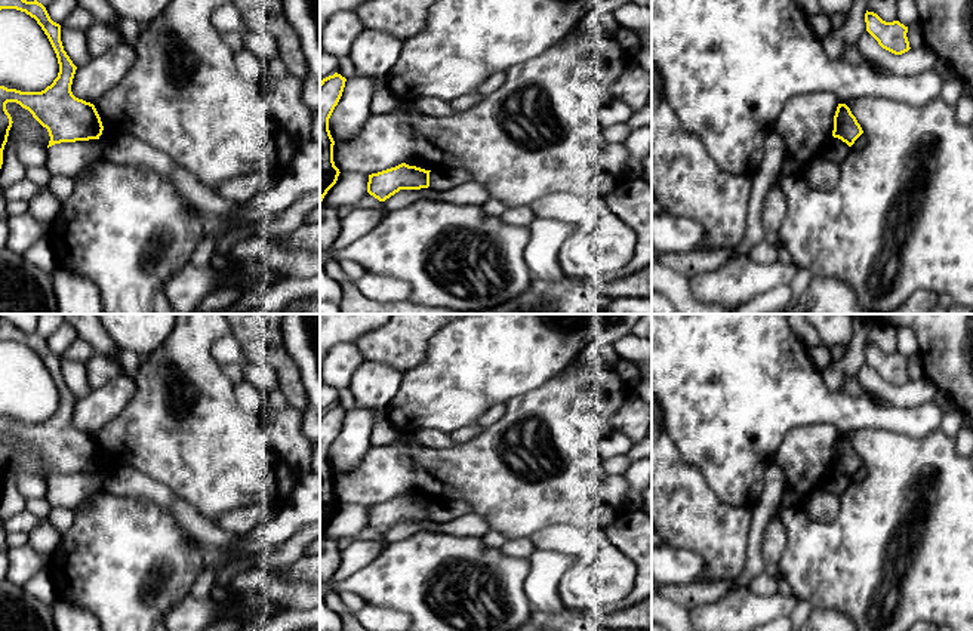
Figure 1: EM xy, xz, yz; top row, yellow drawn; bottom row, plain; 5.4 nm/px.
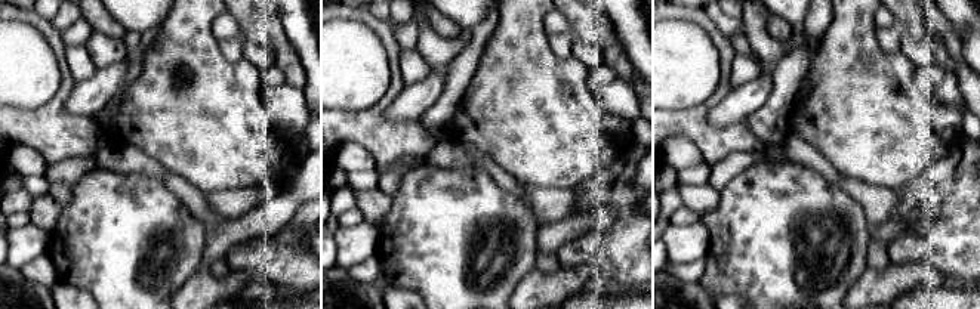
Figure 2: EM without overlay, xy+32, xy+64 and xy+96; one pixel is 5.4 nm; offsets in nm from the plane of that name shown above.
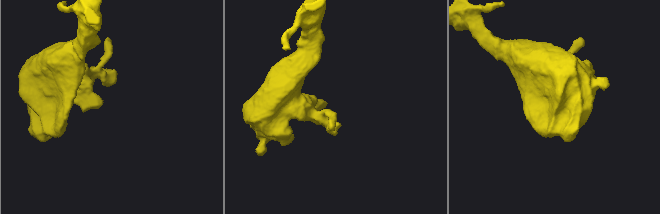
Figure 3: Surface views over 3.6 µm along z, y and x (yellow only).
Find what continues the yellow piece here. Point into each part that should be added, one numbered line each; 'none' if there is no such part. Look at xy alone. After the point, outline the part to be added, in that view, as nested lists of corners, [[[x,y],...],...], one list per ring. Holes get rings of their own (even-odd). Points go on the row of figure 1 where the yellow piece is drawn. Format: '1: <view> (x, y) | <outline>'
none

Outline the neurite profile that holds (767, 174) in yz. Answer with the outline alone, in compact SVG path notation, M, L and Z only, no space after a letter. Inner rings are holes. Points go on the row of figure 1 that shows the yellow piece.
M772 130L764 142L764 157L758 170L751 176L751 196L746 207L746 231L739 244L732 247L732 258L746 256L758 243L766 240L763 225L763 206L769 188L779 179L785 158L785 142L782 136Z

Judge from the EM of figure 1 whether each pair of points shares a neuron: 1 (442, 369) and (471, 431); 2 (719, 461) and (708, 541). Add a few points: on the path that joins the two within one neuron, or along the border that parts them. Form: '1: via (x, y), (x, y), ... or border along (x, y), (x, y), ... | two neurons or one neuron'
1: border along (473, 422), (449, 433) | two neurons
2: border along (693, 465), (708, 488), (723, 502), (747, 507) | two neurons

